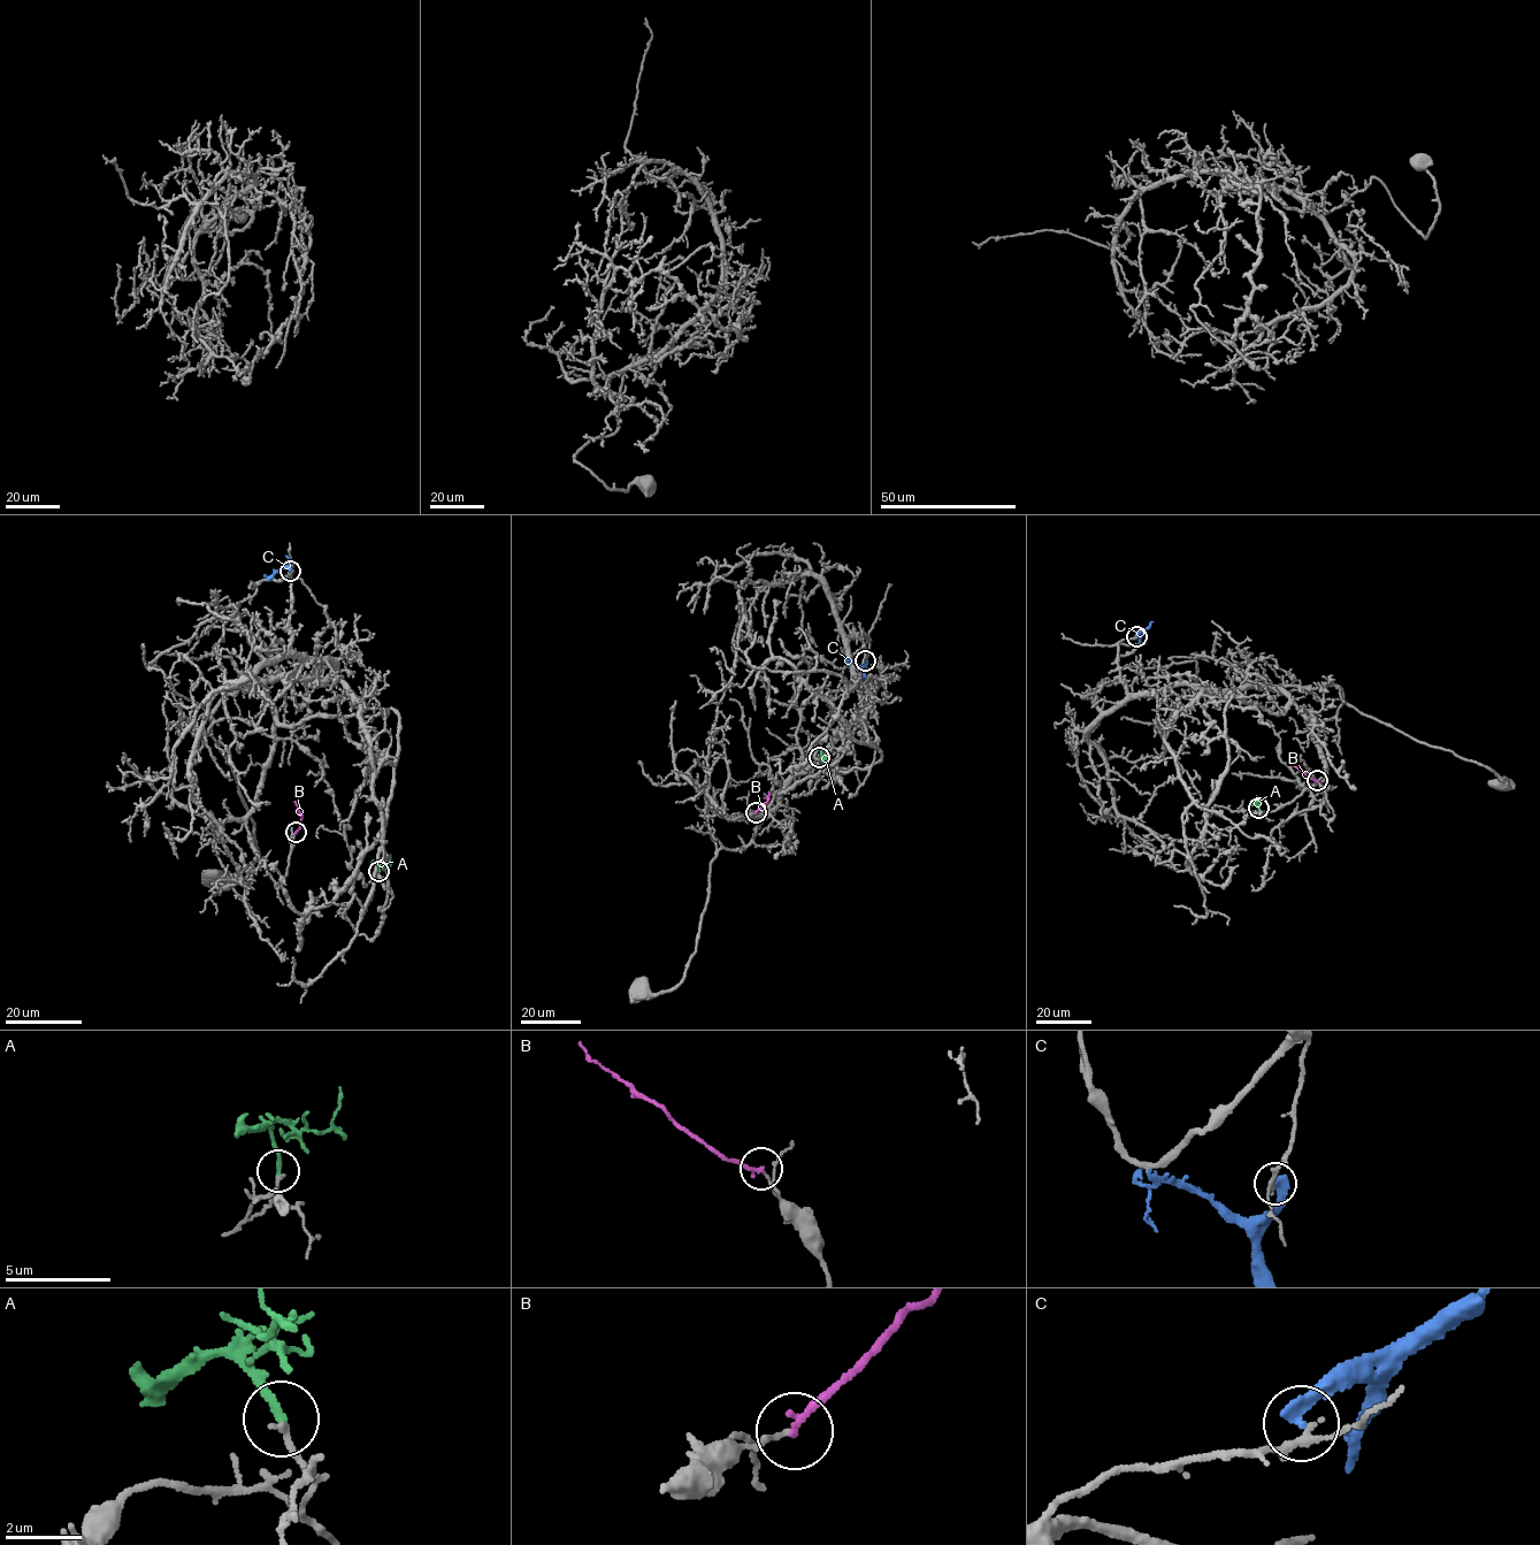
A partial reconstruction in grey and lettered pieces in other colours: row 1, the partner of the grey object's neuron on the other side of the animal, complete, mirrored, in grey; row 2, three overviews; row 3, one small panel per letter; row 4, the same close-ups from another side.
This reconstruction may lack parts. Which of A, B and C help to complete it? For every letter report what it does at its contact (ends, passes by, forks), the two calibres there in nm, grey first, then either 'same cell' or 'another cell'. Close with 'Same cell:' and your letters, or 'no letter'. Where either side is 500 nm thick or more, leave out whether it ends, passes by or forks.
A: it ends; calibres 190 and 200 nm; same cell
B: it ends; calibres 110 and 200 nm; another cell
C: it ends; calibres 170 and 360 nm; another cell
Same cell: A

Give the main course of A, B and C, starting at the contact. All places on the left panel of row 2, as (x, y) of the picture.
A: (378, 871), (378, 865), (388, 863), (390, 855)
B: (296, 832), (301, 818), (295, 801)
C: (289, 571), (282, 567), (268, 578), (272, 579)

